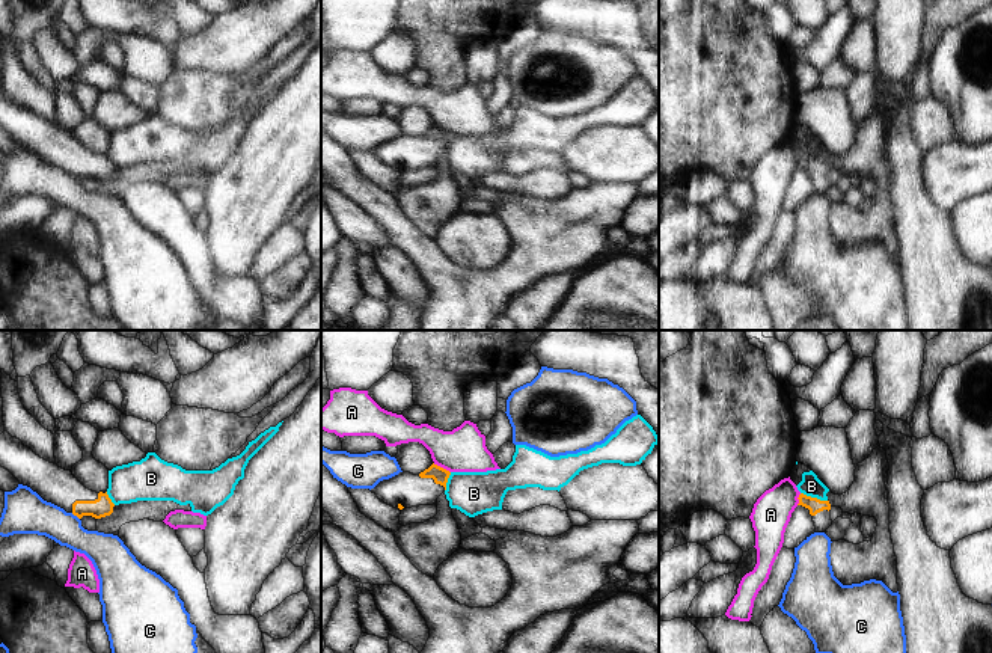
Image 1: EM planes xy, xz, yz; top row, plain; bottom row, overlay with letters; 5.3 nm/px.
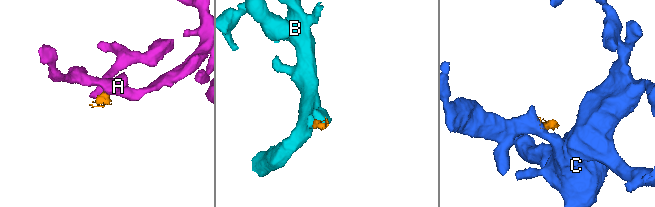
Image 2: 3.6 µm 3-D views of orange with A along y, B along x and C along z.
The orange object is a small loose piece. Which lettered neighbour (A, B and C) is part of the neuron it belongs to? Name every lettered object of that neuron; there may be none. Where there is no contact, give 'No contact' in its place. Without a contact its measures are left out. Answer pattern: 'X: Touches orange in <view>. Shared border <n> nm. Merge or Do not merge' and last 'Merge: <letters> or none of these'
A: Touches orange in xz. Shared border 110 nm. Do not merge
B: Touches orange in yz. Shared border 150 nm. Do not merge
C: Touches orange in xy. Shared border 60 nm. Do not merge
Merge: none of these

